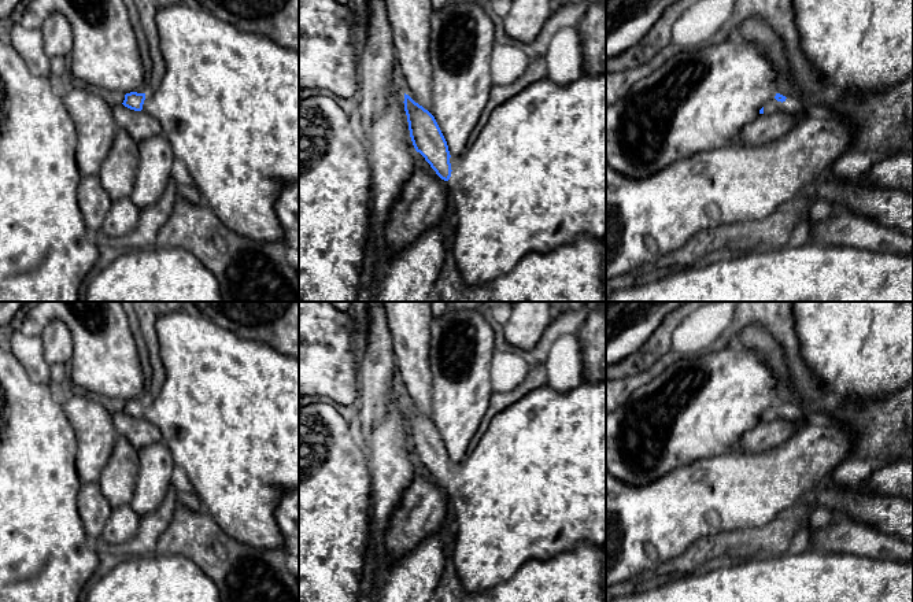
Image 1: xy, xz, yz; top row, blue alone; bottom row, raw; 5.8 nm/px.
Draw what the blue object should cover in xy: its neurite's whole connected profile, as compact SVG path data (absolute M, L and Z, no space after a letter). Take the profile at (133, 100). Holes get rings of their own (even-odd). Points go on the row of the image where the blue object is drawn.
M185 1L156 14L166 73L156 91L125 95L123 106L156 118L200 192L200 202L232 230L258 241L284 241L276 200L289 184L299 182L299 52L273 40L245 33L204 7Z

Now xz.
M606 73L605 74L583 74L576 81L559 85L547 77L531 84L521 93L514 95L507 101L495 108L478 136L470 141L467 148L456 156L451 156L447 141L435 119L435 117L422 106L415 103L404 93L404 111L407 115L410 137L417 152L419 152L436 174L444 180L450 189L451 211L455 217L455 241L452 255L455 258L462 281L473 288L476 285L487 285L511 272L517 263L529 254L548 254L555 248L569 244L580 234L588 234L603 240L606 236Z

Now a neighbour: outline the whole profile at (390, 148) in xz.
M399 75L389 81L385 103L363 133L363 143L372 167L370 226L377 243L377 269L370 289L373 302L378 302L384 292L384 282L391 263L391 252L385 243L385 224L400 197L406 182L414 173L413 145L407 115L404 111L404 92Z

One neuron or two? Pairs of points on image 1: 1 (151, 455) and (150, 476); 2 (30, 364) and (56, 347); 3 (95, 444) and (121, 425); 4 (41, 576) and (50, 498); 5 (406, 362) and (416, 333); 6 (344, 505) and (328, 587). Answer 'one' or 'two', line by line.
1: one
2: two
3: two
4: one
5: one
6: one

